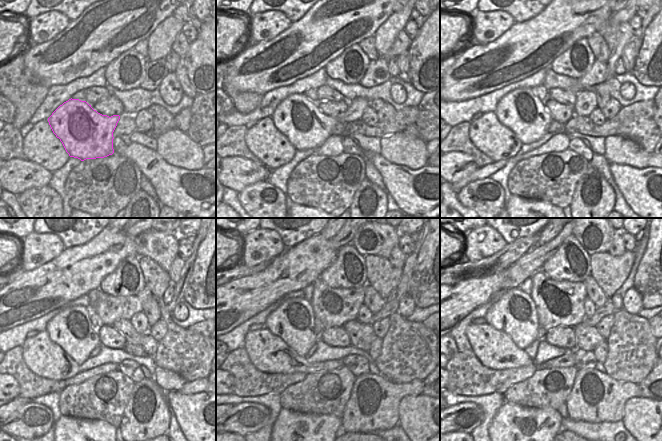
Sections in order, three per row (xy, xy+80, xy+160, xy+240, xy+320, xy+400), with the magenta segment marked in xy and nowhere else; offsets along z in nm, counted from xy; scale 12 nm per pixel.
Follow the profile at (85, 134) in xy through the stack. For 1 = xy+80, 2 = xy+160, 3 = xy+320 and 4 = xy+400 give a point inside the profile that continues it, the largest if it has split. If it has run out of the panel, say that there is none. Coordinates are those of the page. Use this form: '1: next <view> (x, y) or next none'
1: next xy+80 (299, 119)
2: next xy+160 (521, 111)
3: next xy+320 (293, 321)
4: next xy+400 (515, 314)

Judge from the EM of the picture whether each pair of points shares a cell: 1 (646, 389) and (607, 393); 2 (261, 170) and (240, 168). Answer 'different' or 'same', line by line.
1: different
2: same

